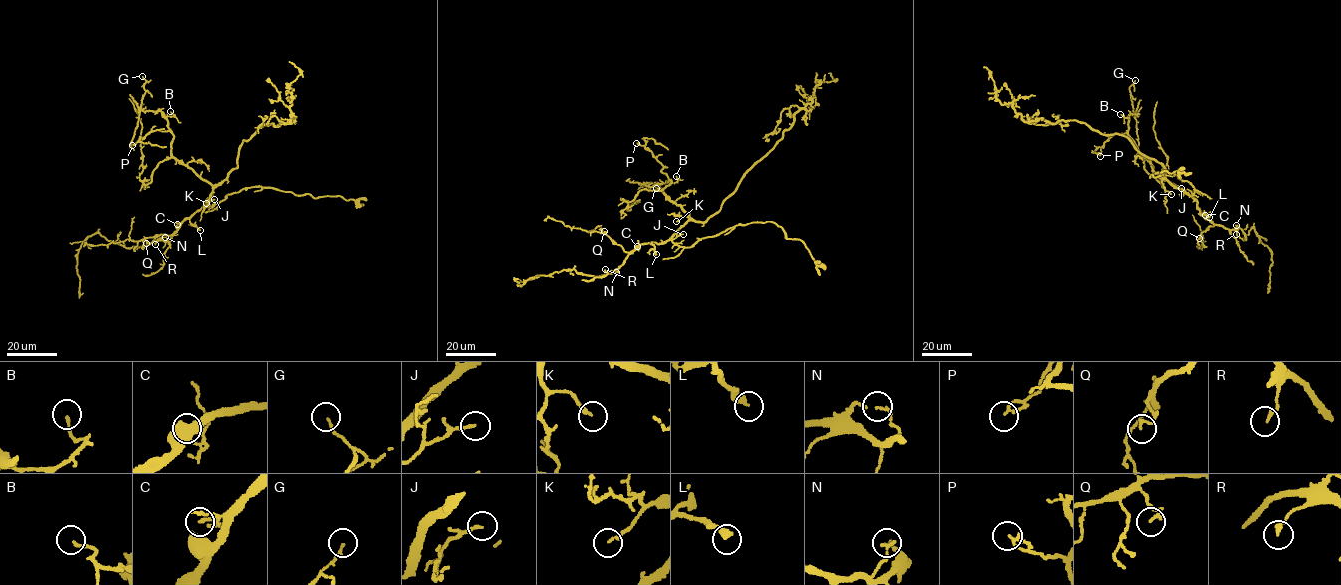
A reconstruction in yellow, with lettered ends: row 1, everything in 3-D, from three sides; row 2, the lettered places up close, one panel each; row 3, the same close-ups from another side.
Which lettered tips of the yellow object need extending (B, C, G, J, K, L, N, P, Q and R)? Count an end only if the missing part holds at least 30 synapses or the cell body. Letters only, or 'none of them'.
none of them

